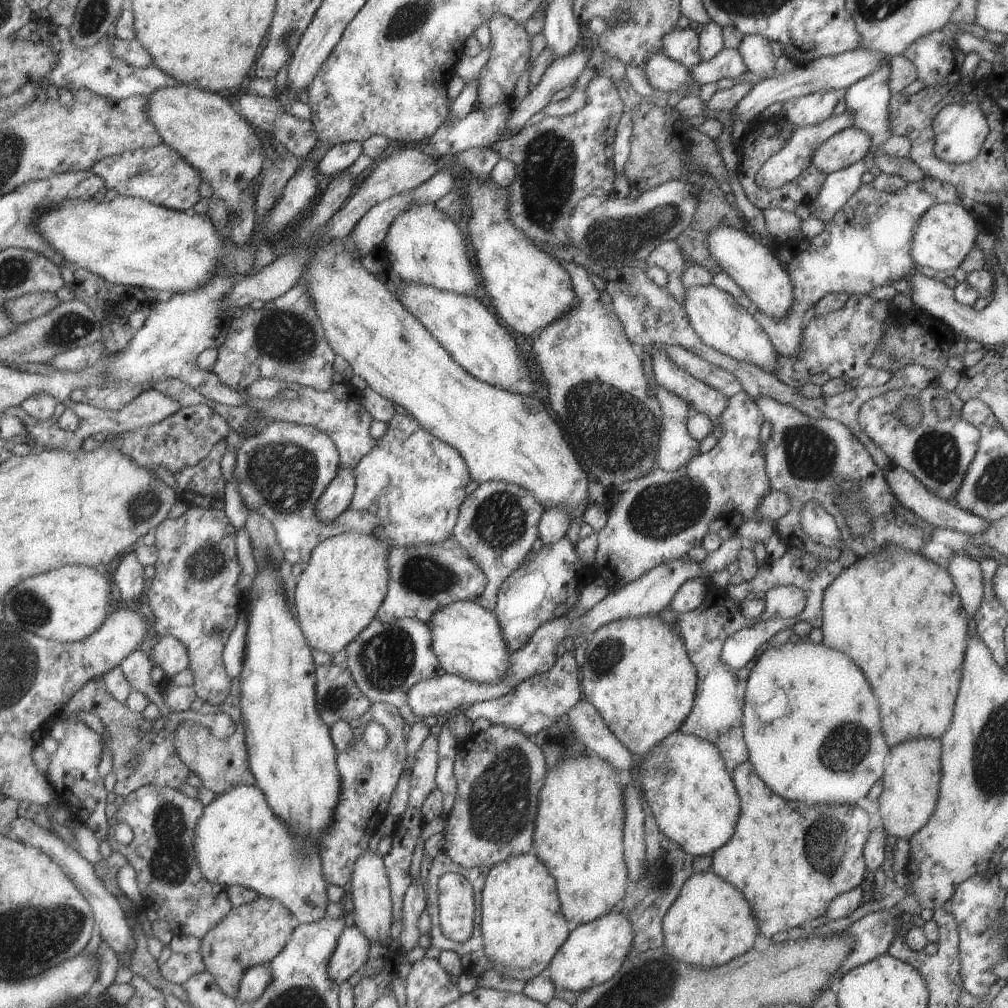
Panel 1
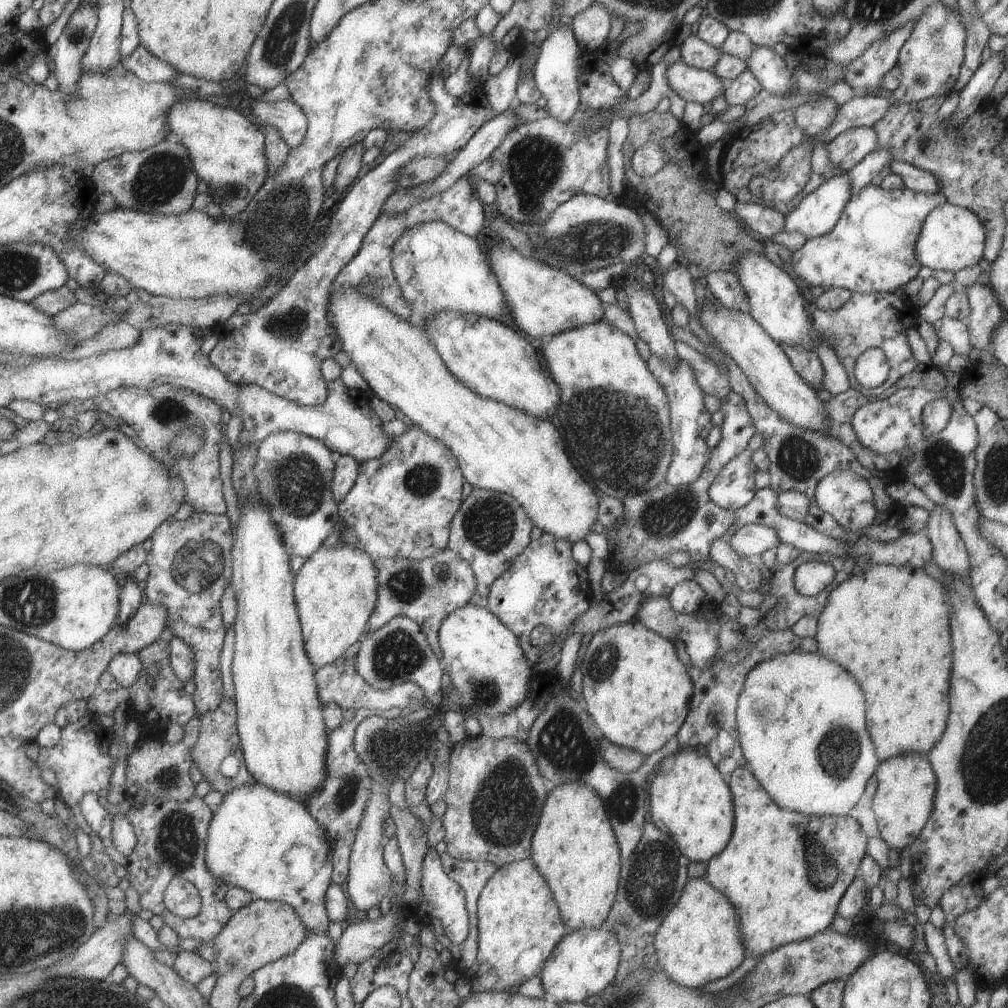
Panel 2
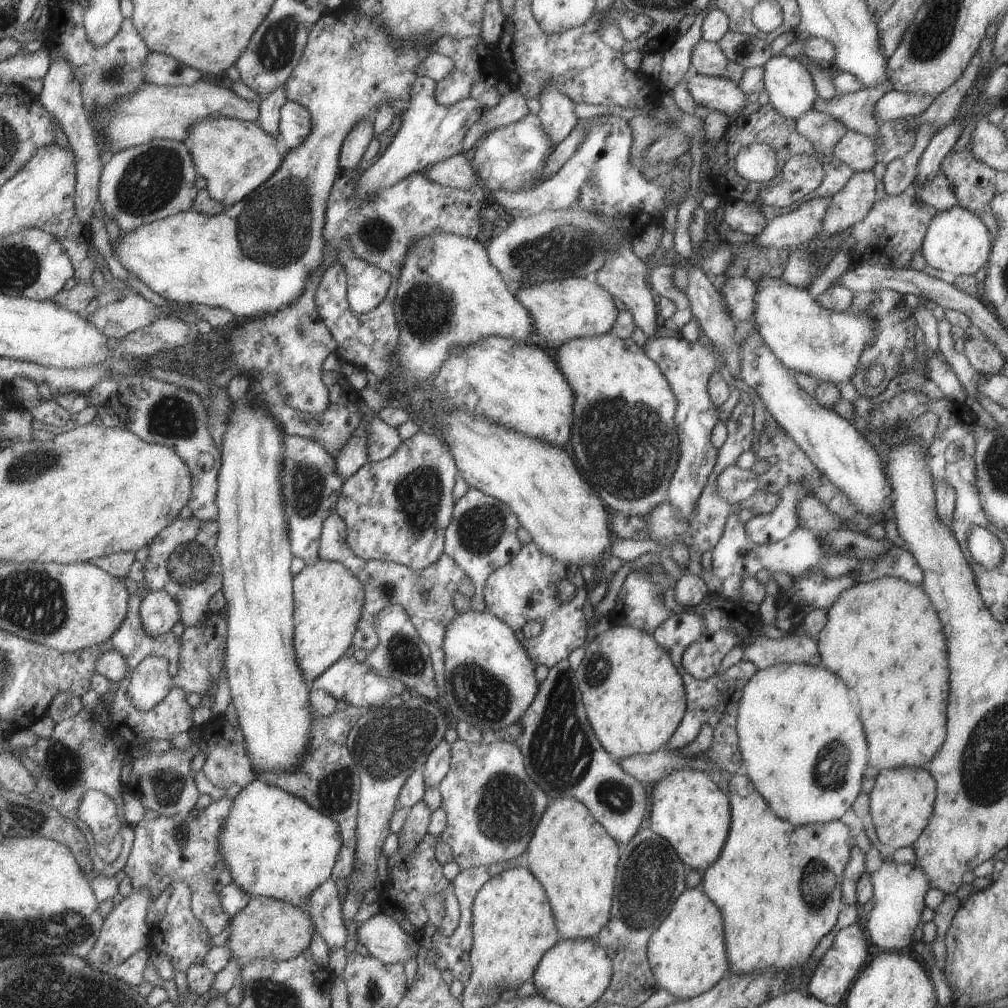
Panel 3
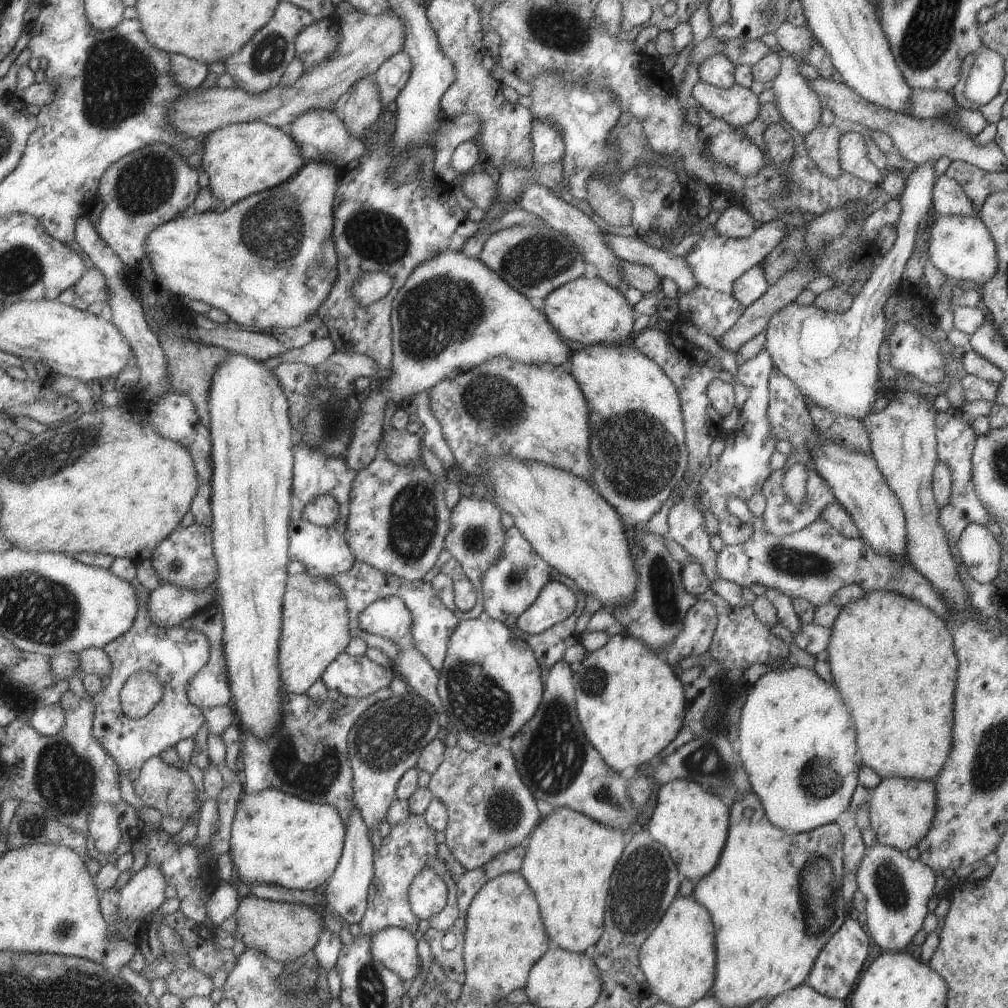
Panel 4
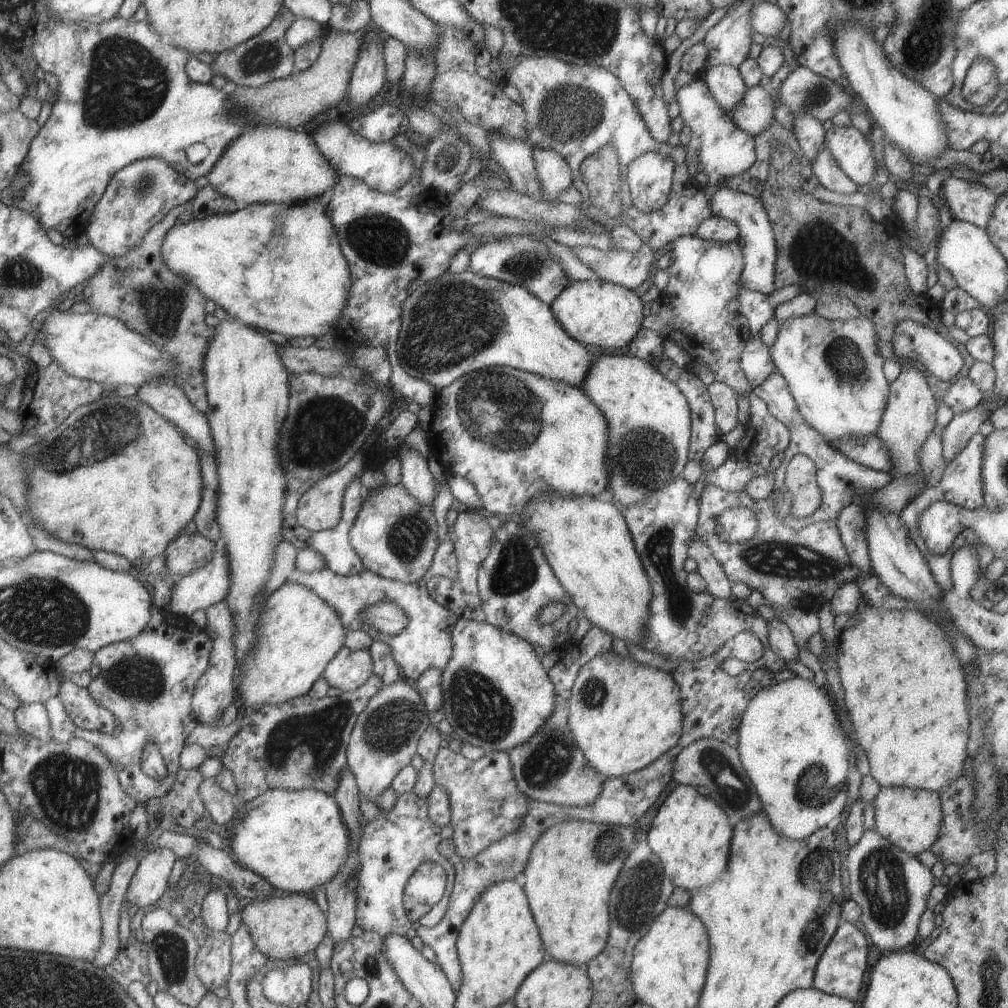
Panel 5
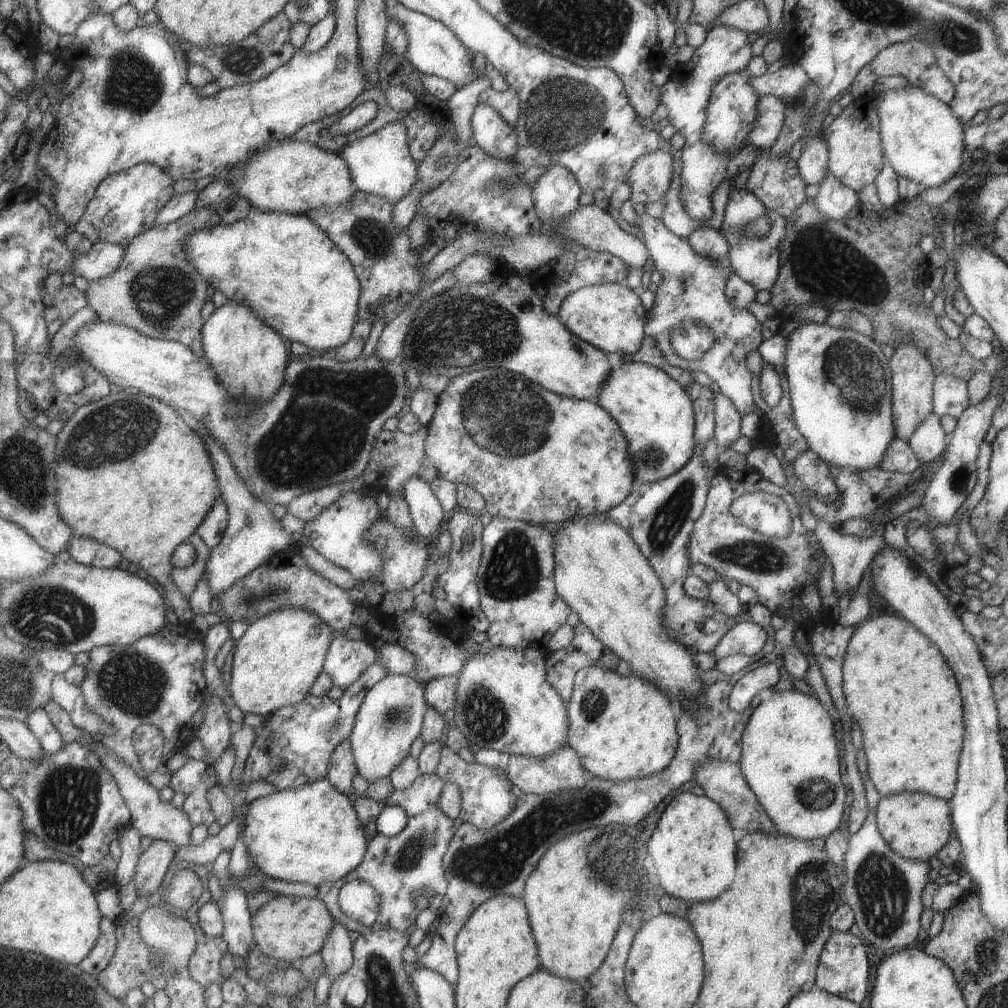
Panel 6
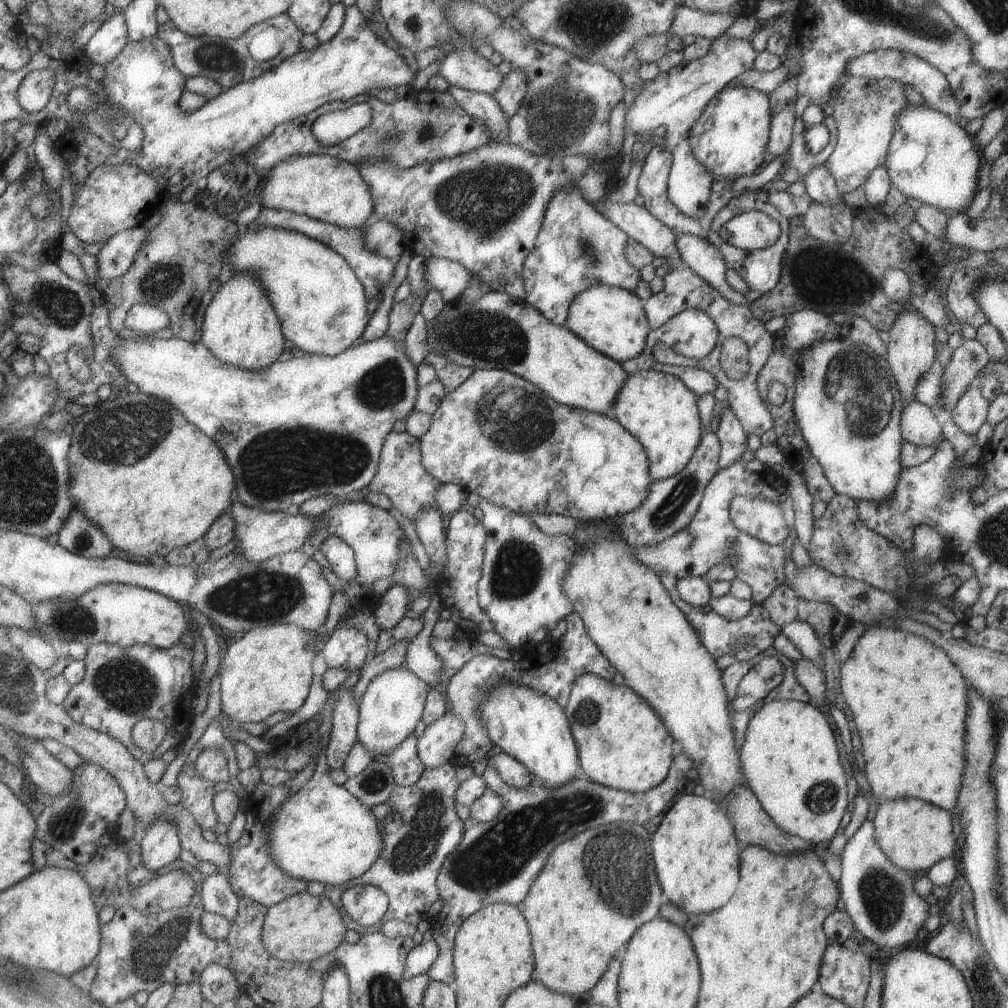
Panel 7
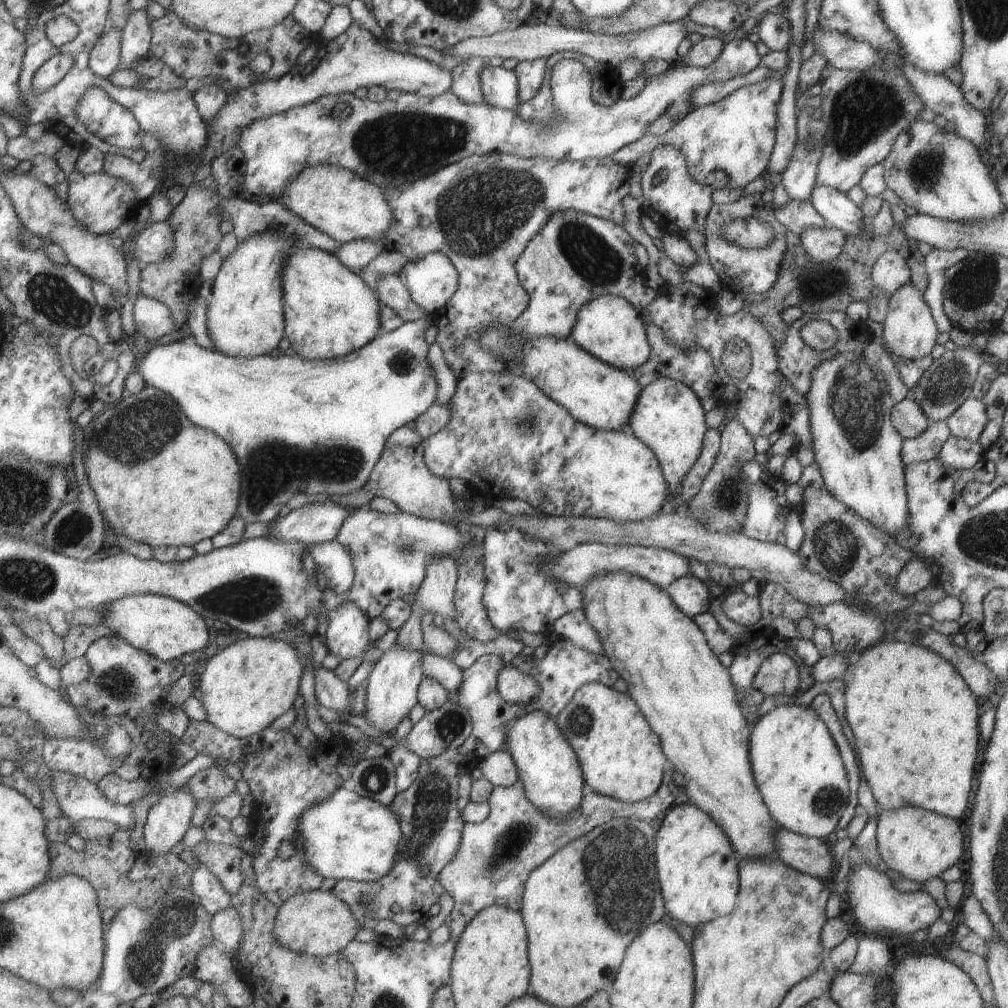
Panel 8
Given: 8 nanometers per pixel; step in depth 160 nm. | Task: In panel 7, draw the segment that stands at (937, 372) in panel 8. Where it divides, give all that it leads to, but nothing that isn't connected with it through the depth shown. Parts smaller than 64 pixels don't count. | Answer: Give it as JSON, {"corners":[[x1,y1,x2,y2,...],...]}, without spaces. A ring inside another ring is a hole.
{"corners":[[965,339,955,348,949,364,942,374,943,410,951,410,963,391,974,385,975,376,989,362,990,358,983,345,976,339]]}

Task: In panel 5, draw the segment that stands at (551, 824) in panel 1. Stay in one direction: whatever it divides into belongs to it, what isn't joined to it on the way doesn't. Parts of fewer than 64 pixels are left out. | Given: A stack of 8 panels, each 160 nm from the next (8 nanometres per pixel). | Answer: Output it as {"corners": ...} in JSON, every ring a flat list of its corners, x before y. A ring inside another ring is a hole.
{"corners":[[566,820,542,832,530,850,519,880,548,958,584,967,589,959,605,948,609,926,609,891,627,852,634,844,631,827,611,823]]}

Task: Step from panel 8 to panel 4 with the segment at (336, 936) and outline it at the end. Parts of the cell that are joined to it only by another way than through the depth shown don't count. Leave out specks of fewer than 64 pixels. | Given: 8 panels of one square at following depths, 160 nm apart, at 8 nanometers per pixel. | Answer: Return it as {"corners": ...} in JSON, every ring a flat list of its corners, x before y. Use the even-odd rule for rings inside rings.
{"corners":[[247,893,240,897,233,916,236,920,233,936,239,939,245,948,257,949,266,957,282,963,291,962,312,950,322,929,321,916,305,905,260,899]]}

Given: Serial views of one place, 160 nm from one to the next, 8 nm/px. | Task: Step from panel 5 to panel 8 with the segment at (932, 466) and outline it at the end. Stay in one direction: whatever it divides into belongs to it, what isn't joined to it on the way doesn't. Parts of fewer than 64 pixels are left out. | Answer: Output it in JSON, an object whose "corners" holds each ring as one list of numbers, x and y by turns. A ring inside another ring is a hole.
{"corners":[[911,396,894,404,891,408,890,420,901,439,919,436,927,428,929,422]]}

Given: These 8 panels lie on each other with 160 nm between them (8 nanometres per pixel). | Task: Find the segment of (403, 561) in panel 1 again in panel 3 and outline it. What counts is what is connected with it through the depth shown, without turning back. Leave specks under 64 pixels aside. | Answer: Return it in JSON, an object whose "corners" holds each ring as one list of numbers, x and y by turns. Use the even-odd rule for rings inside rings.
{"corners":[[333,511,323,522,319,546,327,546,327,552,333,560,339,560,344,564,350,573,359,579,364,590,364,603,361,607,360,619,358,620,355,632,352,636,354,650,361,649,366,653,371,652,378,643,378,636,374,627,374,617,387,605,401,605,408,614,409,620,417,629,418,635,423,642,427,643,432,659,434,670,434,681,438,689,437,701,441,708,446,709,444,702,444,650,442,647,445,627,457,614,454,607,454,593,461,593,466,597,473,594,474,584,472,580,453,562,444,552,439,555,435,562,420,571,410,569,405,565,382,561,364,561,356,557,346,543,346,526,341,517]]}

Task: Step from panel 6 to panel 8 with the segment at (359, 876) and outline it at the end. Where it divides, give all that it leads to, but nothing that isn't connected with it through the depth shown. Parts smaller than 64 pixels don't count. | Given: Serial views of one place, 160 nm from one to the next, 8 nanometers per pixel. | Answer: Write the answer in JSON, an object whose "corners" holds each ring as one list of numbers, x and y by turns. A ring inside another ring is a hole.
{"corners":[[455,748,445,749,433,758,420,758,417,778,406,790,397,791,389,805,389,810,399,822,402,835,393,868,389,868,389,872,375,882,342,879,337,880,330,889,339,900,347,904,361,929,373,929,382,919,393,921,399,927,428,919,430,906,436,904,439,895,444,892,437,876,441,868,455,856,461,840,464,821,456,807,457,782,470,771,470,767,470,761],[425,866,427,872,423,872],[365,896,371,902,371,914,367,914,361,906]]}

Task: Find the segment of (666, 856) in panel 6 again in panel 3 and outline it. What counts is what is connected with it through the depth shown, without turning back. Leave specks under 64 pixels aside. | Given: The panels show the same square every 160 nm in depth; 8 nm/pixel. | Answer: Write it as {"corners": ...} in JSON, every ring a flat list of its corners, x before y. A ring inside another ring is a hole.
{"corners":[[681,767,669,771,651,788,650,830,670,842,676,855,682,860,685,868,705,870,721,852,729,832,730,808,729,799,716,784,716,778,699,769]]}

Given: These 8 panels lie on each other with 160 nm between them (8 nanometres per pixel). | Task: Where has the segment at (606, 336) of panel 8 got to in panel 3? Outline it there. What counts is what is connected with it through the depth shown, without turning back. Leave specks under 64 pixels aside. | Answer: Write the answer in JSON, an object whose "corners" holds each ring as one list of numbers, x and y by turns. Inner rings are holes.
{"corners":[[581,277,523,283,516,288,514,297,529,313,534,334,543,338,549,346,603,334,611,329,618,312,612,296,601,285]]}

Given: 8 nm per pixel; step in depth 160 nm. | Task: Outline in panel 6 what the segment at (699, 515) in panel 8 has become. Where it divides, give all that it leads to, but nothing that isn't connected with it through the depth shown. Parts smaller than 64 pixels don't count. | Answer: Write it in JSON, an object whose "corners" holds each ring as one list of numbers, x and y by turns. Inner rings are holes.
{"corners":[[721,391,714,394,714,435,717,450,722,456,724,451,733,447,735,439,740,438,740,417,733,403],[746,492,730,504,730,513,741,524,769,539,785,537,791,516,785,501,776,494]]}

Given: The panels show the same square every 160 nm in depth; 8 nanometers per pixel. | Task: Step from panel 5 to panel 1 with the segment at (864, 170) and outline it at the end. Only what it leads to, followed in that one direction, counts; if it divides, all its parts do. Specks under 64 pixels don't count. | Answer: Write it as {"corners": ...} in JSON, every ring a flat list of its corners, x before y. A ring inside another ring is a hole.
{"corners":[[845,127,816,146,810,164,828,175,863,159,868,154,869,147,870,138,866,132]]}

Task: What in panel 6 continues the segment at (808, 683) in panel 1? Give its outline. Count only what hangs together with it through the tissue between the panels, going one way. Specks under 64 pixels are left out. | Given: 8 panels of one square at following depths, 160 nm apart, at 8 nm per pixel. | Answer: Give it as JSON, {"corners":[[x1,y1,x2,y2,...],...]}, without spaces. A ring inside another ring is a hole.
{"corners":[[796,689,767,694,749,716,741,735,740,769,777,833,801,840,825,839,838,828,849,789,833,730,833,720,819,699]]}

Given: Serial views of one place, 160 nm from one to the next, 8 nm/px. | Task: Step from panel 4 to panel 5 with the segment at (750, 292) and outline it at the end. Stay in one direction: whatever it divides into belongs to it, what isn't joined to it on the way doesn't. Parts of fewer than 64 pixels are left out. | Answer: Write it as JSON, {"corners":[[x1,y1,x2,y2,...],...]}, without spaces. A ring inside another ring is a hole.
{"corners":[[727,187,717,189,710,196,710,214,721,216,737,225,744,267,740,274,740,287,770,295,774,291,774,262,776,257,776,244,767,213,763,208,760,197,754,197]]}

